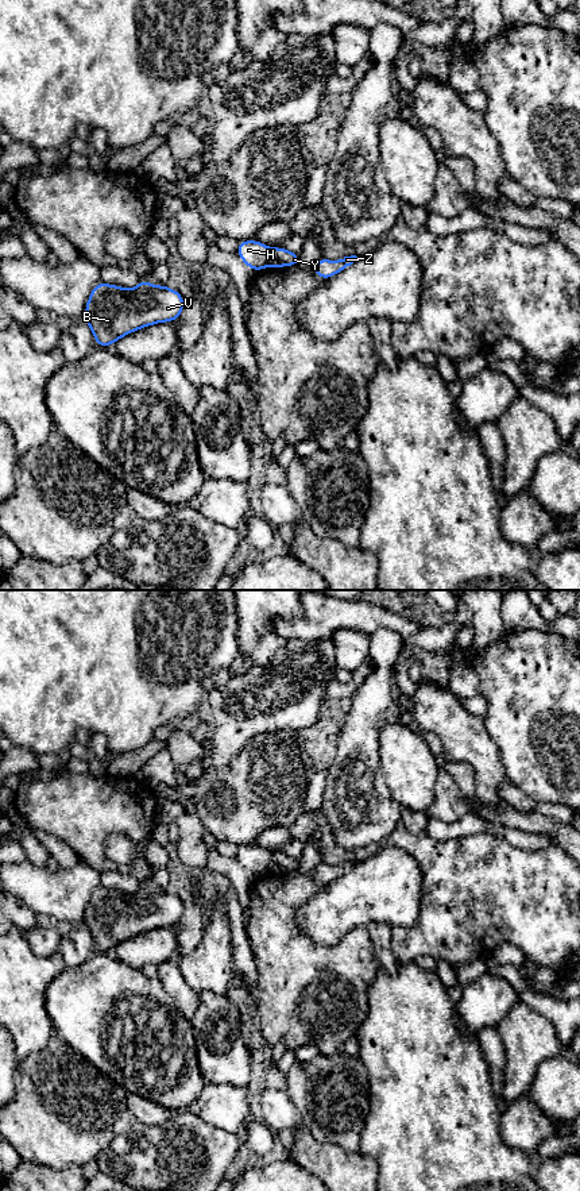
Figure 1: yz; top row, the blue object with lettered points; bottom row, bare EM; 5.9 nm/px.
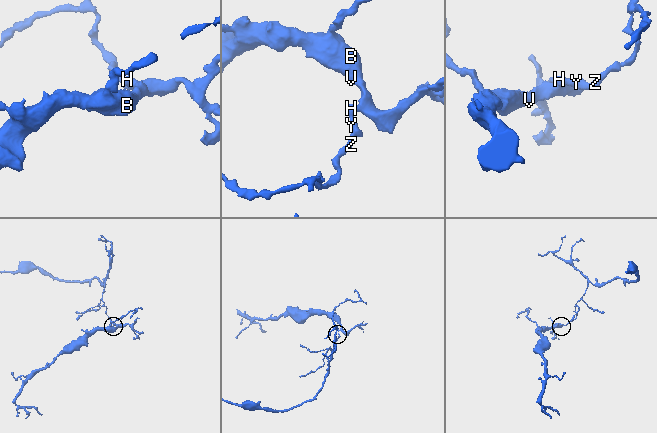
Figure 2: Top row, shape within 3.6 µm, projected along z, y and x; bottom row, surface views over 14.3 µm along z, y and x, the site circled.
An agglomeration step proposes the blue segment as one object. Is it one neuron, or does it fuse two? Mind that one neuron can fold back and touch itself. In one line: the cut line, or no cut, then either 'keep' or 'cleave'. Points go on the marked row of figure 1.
yz (273, 249), (267, 263) | cleave

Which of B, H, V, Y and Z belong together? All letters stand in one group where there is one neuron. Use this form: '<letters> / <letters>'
B H V / Y Z

